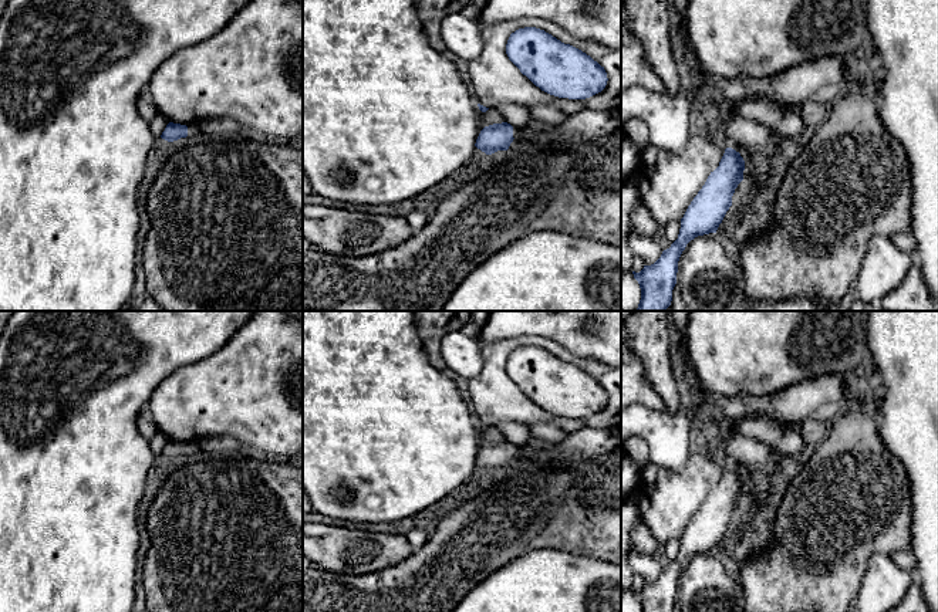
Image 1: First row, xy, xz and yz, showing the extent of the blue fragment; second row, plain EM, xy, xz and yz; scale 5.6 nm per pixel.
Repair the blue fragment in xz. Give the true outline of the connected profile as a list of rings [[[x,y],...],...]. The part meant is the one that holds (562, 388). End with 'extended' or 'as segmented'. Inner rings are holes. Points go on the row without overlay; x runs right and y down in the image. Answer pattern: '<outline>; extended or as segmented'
[[[536,345],[512,351],[506,372],[536,405],[559,416],[590,416],[608,399],[604,385],[590,373]]]; as segmented

